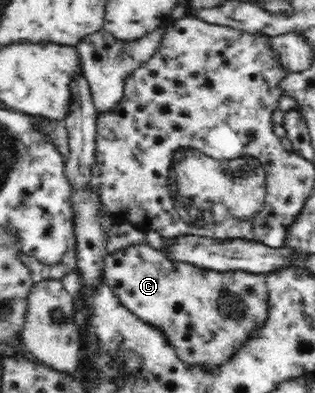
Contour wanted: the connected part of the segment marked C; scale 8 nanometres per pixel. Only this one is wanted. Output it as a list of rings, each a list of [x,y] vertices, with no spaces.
[[[148,243],[129,244],[107,254],[103,260],[103,271],[111,288],[121,298],[126,308],[141,320],[150,322],[165,330],[178,349],[178,355],[186,361],[198,361],[206,365],[217,365],[231,353],[231,350],[266,318],[268,302],[267,279],[262,273],[246,270],[211,270],[171,258],[168,252],[160,251]]]

